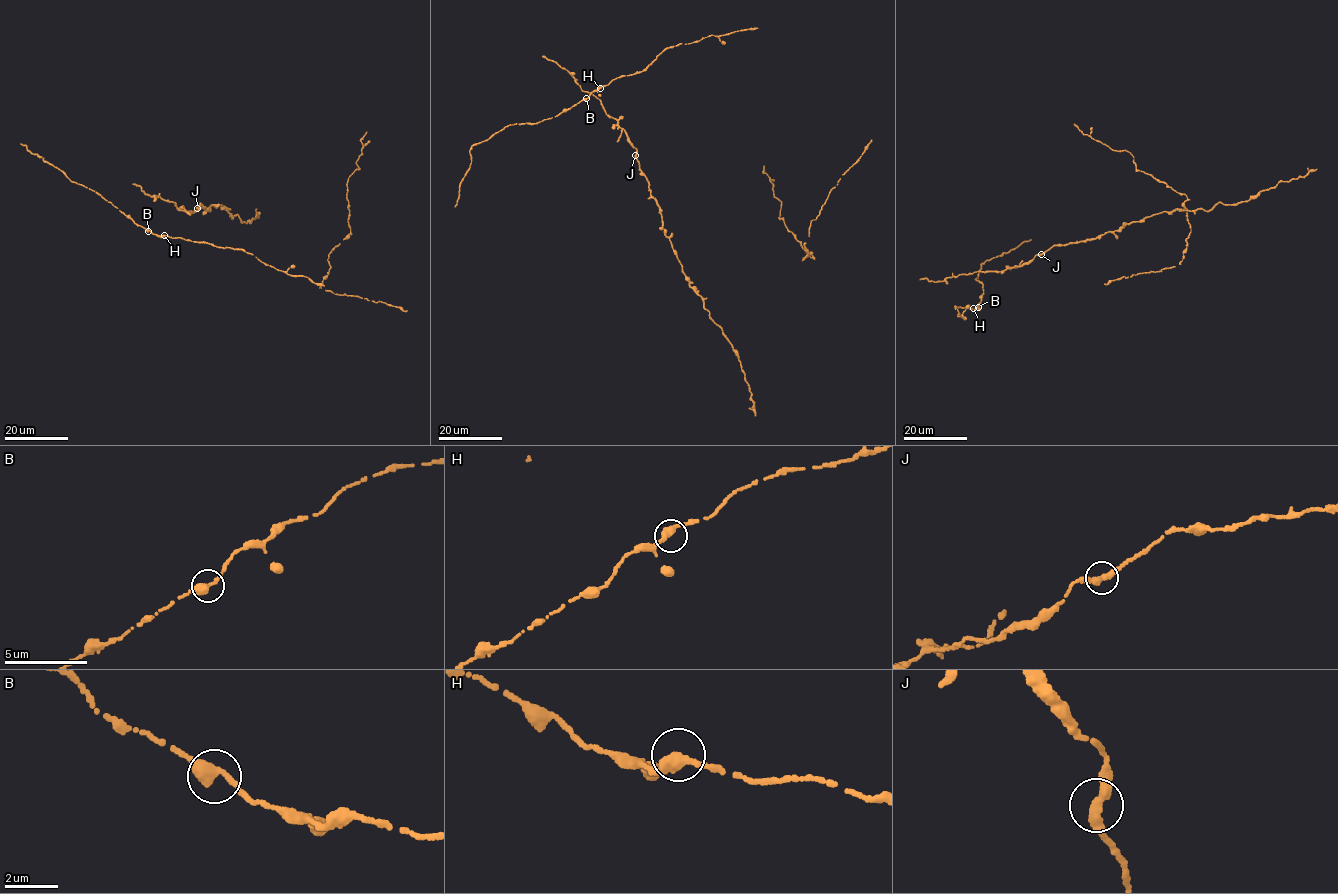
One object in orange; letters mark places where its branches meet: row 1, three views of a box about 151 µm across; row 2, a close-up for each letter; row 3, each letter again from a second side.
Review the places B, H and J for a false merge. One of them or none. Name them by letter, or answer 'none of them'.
none of them

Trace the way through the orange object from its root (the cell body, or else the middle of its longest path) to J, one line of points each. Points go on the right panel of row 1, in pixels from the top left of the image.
J: (1094, 239), (1053, 245), (1041, 254)

